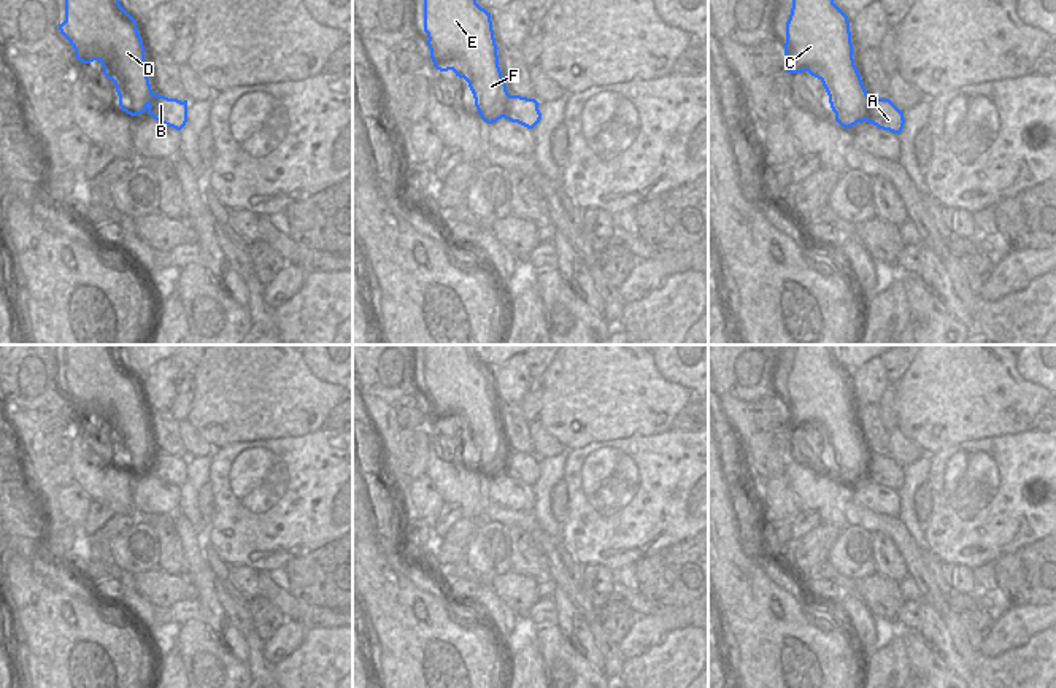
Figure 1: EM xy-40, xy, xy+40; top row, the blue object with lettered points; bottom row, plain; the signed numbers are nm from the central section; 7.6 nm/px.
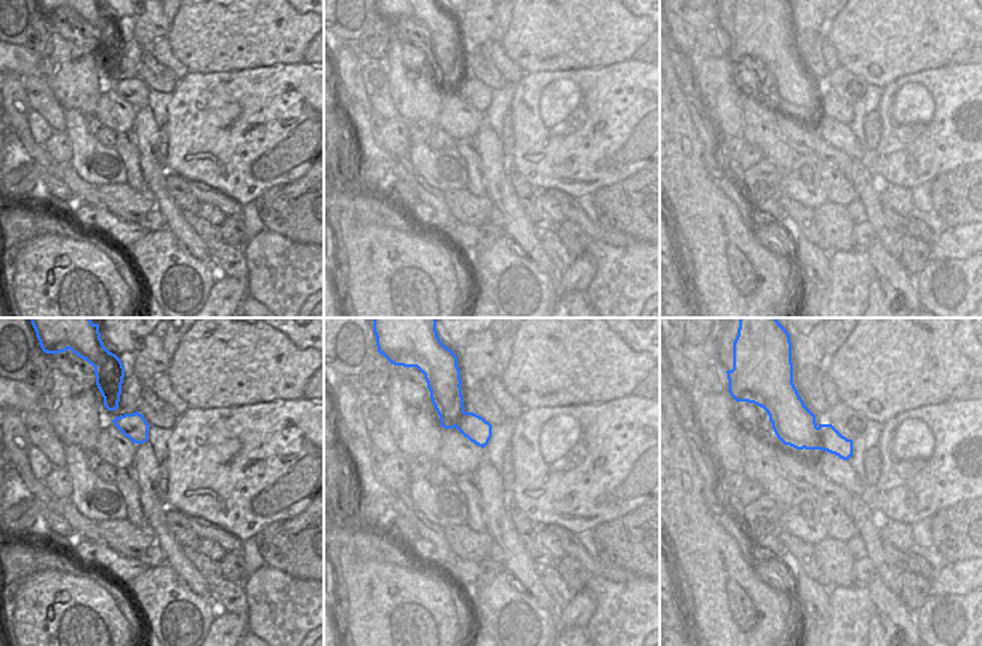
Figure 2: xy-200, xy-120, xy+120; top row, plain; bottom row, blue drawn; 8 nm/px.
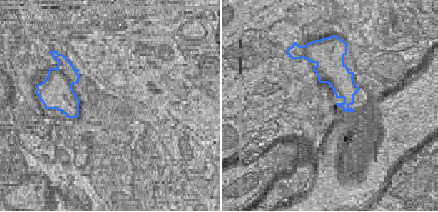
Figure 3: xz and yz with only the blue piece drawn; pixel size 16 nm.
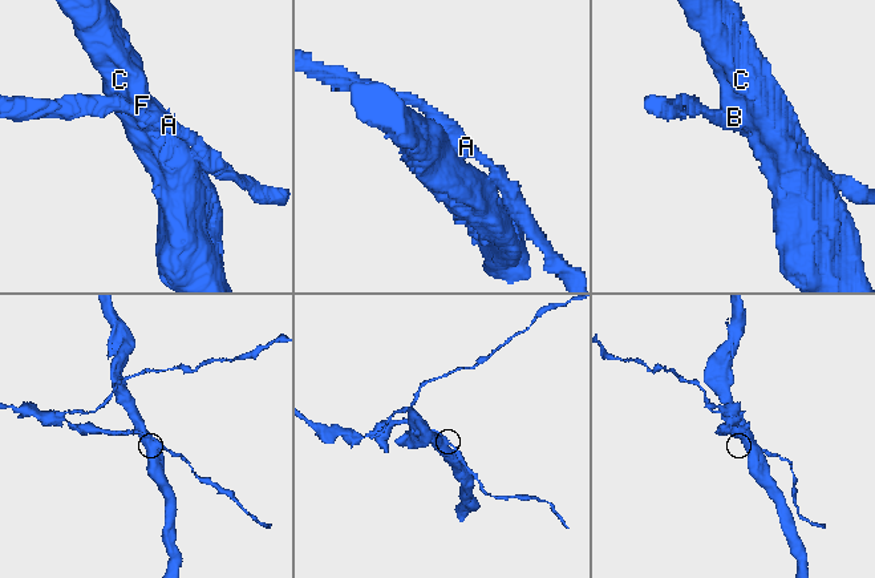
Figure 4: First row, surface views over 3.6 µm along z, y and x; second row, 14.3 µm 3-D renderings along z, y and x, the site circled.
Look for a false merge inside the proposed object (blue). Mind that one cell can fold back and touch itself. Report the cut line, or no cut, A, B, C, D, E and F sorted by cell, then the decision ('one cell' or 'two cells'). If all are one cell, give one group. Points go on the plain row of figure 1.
cut in xy+40 along (871, 453), (864, 475); A B / C D E F; two cells

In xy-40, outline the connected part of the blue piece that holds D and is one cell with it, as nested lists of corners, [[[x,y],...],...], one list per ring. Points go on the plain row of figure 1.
[[[65,345],[60,389],[83,419],[98,416],[130,472],[146,467],[152,453],[145,402],[137,377],[121,362],[116,345]]]

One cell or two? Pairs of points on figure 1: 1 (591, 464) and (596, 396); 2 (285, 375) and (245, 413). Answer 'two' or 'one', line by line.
1: two
2: one

